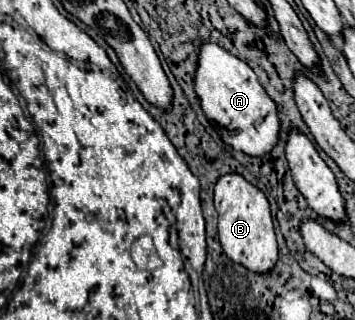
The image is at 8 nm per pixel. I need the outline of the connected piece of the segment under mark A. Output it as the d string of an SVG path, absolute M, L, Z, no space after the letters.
M205 43L199 55L195 91L209 121L217 123L221 139L247 155L267 155L279 139L277 103L261 87L253 69L215 43Z

